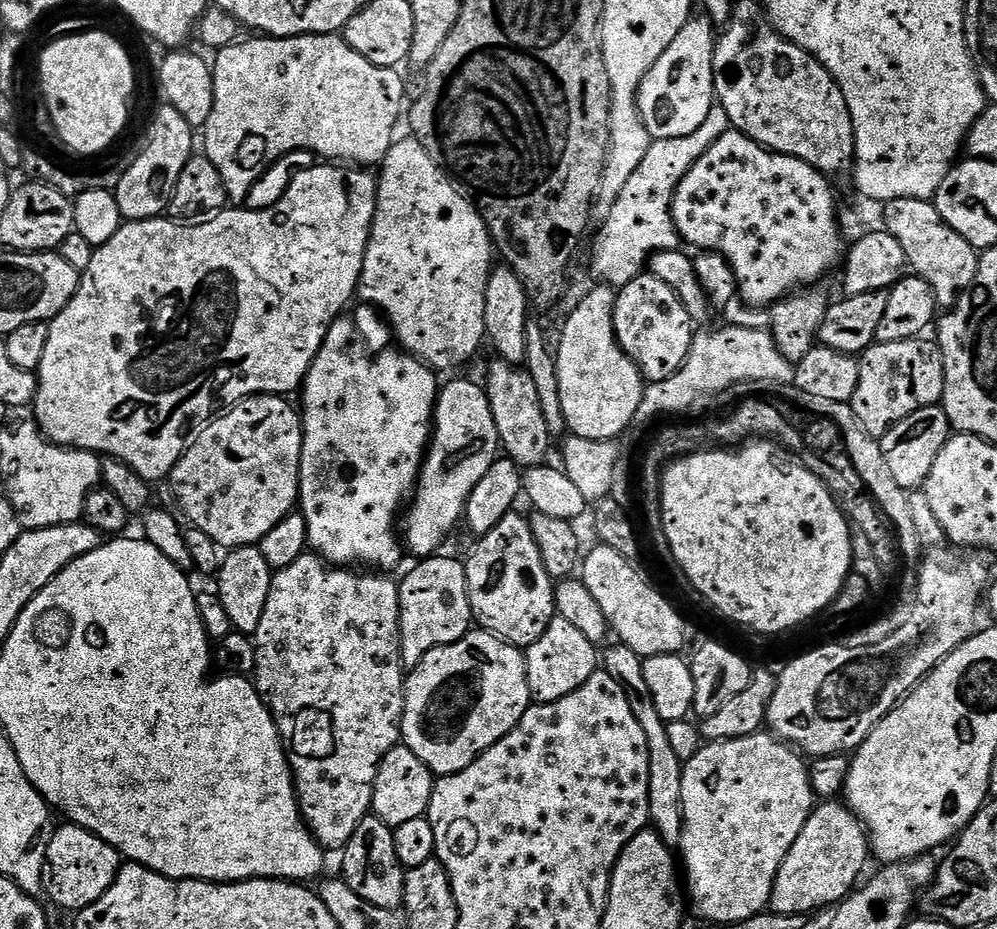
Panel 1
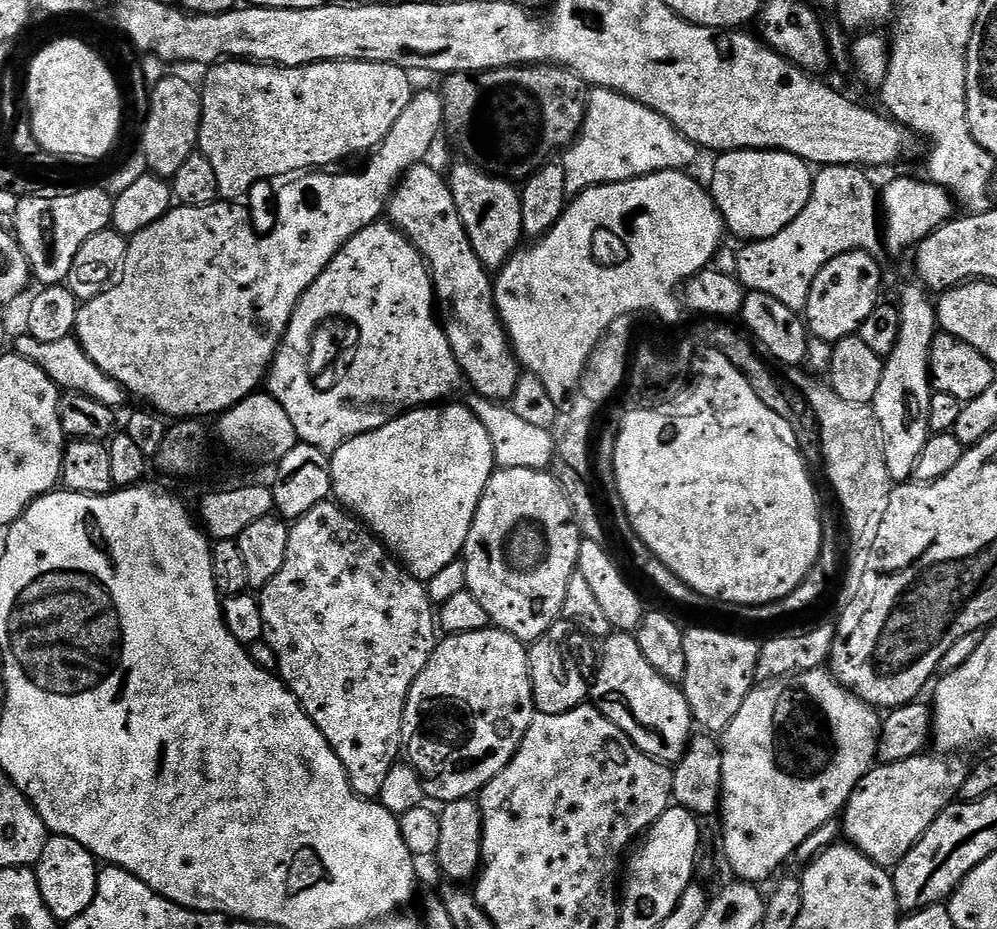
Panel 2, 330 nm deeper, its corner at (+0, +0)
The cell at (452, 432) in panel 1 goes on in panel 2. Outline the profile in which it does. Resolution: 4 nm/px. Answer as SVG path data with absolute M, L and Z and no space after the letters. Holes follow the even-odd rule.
M452 403L413 408L378 430L350 438L330 456L332 496L359 517L421 582L434 578L438 570L450 566L463 553L478 502L492 473L497 471L494 446L486 426L482 426L467 403Z

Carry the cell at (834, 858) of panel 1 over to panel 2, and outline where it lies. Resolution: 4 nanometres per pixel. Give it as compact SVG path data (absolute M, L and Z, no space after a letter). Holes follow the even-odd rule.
M921 754L902 762L880 764L864 775L842 813L842 832L847 843L865 852L875 864L891 869L960 796L970 764L960 754Z

